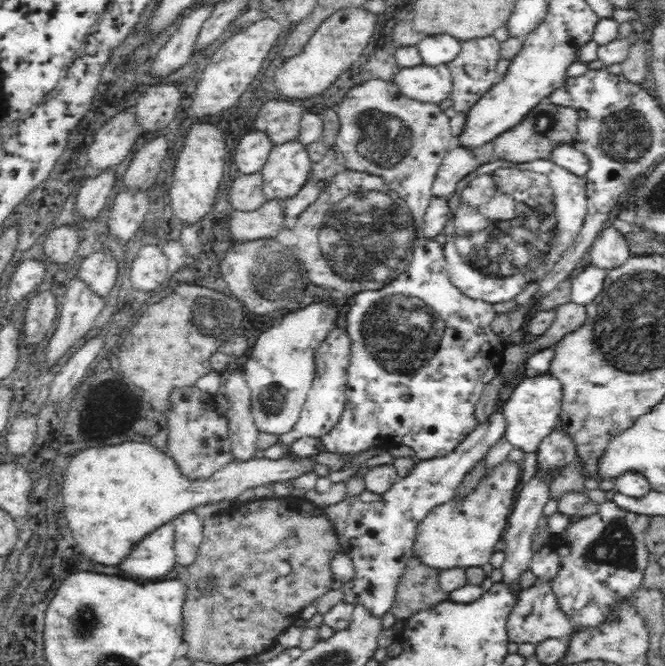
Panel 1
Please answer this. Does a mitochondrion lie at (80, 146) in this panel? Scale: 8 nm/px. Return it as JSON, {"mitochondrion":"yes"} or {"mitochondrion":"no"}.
{"mitochondrion":"no"}

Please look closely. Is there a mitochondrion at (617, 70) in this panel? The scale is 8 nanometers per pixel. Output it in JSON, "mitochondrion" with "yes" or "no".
{"mitochondrion":"no"}

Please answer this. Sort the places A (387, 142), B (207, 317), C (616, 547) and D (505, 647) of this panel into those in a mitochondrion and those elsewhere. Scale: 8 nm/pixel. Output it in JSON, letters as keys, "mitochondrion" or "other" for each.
{"A":"mitochondrion","B":"mitochondrion","C":"mitochondrion","D":"other"}

